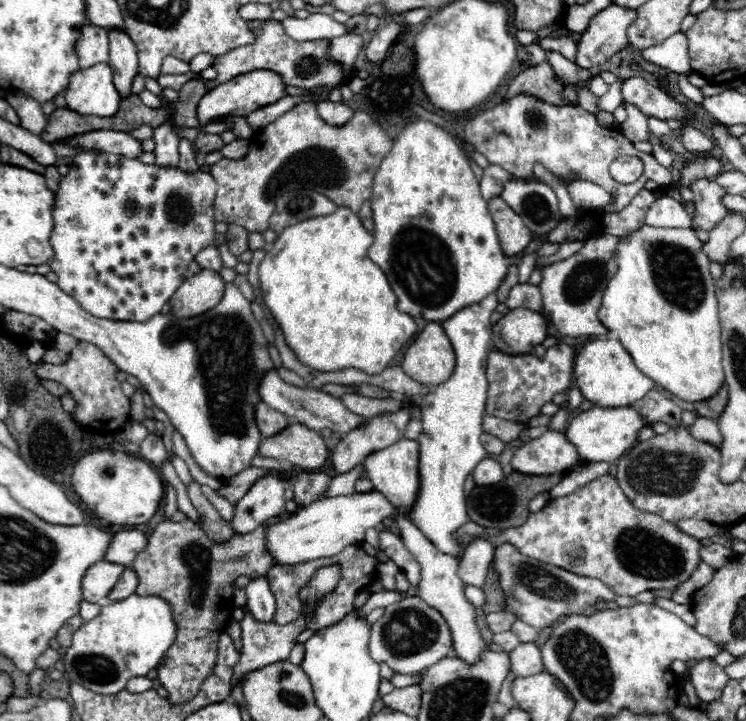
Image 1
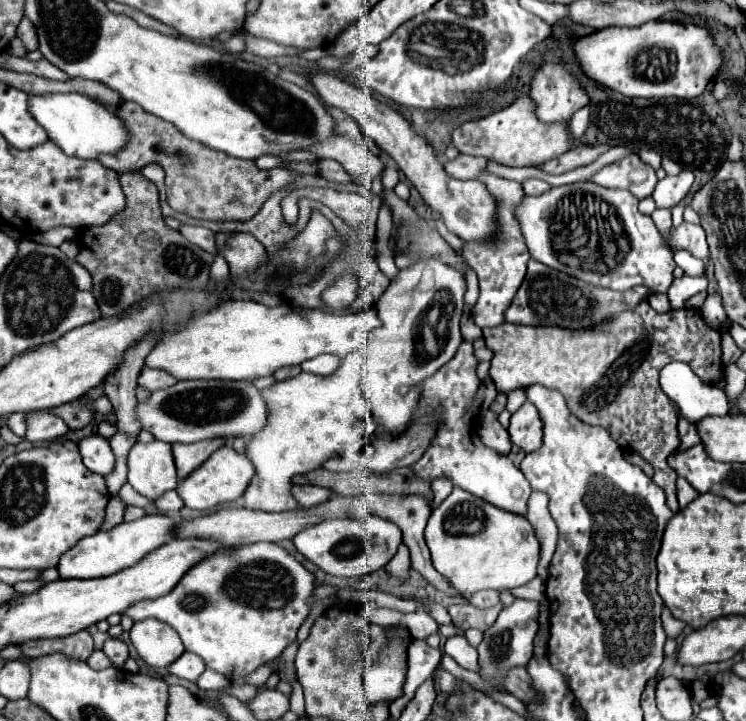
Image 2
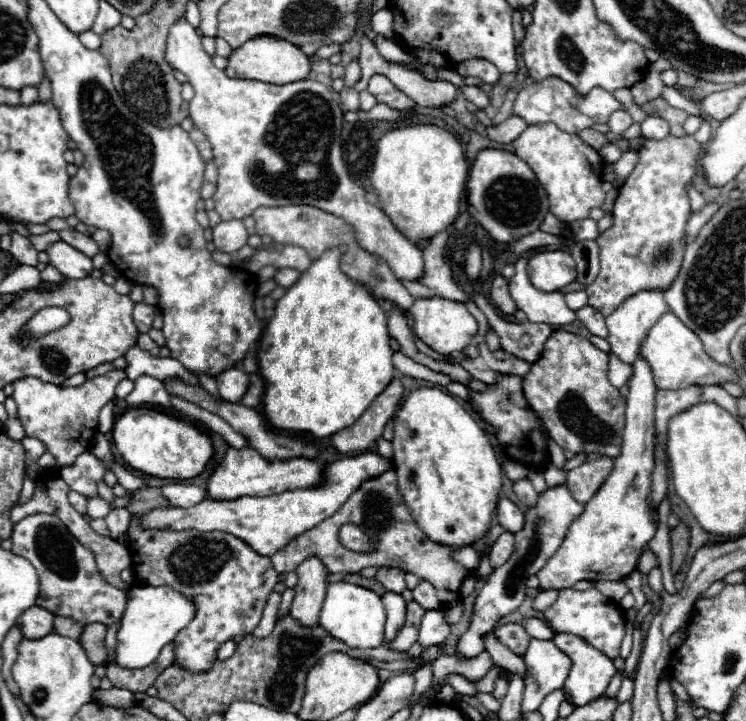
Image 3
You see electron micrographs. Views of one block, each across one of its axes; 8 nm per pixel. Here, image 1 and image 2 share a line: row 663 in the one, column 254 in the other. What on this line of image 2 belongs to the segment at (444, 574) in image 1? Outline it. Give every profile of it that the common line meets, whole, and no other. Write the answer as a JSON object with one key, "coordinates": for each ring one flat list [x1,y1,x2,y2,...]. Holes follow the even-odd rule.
{"coordinates":[[222,446,198,470,194,470,190,478,182,480,176,488,176,492,180,494,180,498,184,500,184,504,188,508,210,510,216,504,240,498,244,494,244,490,248,488,254,474,256,474,256,468,252,466,252,462,248,460,246,454,238,454,232,446]]}

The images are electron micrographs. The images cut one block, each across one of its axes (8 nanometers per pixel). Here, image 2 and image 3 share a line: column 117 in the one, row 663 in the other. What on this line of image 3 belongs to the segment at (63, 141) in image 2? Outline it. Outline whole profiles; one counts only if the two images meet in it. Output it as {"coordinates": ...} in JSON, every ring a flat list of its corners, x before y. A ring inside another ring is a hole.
{"coordinates":[[132,586,128,590,126,610,120,618,118,642,114,662,122,668,146,668,156,662,160,650,170,644,176,634,194,618,194,604,186,600,182,594,172,590,170,586]]}

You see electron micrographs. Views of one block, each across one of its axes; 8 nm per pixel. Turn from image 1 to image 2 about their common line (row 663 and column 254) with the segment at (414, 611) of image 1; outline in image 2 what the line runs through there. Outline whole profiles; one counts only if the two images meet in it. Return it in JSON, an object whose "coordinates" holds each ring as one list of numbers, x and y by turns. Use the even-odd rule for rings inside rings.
{"coordinates":[[184,380,166,390,152,392,150,400,138,404,136,410,142,428,164,442,198,442,206,438,238,438,256,436,268,418,268,406,254,386,254,380]]}

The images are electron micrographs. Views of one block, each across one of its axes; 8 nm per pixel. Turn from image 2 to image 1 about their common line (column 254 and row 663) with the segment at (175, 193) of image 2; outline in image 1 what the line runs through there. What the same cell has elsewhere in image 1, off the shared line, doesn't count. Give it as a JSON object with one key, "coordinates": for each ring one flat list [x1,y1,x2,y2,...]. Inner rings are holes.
{"coordinates":[[272,518,254,530,254,534,234,534,230,542,210,540,198,524,192,520,182,522,160,522,148,536,148,544,132,562,132,570,138,574,140,596,160,596,170,602,174,612,174,622,178,634,174,646,166,652,166,662,158,666,158,680,168,690,172,704,188,702,198,692,198,686,210,676,216,664,218,638,226,628,232,608,232,582,238,576,258,578,274,566,274,558,266,548,268,526,280,522,282,518]]}

